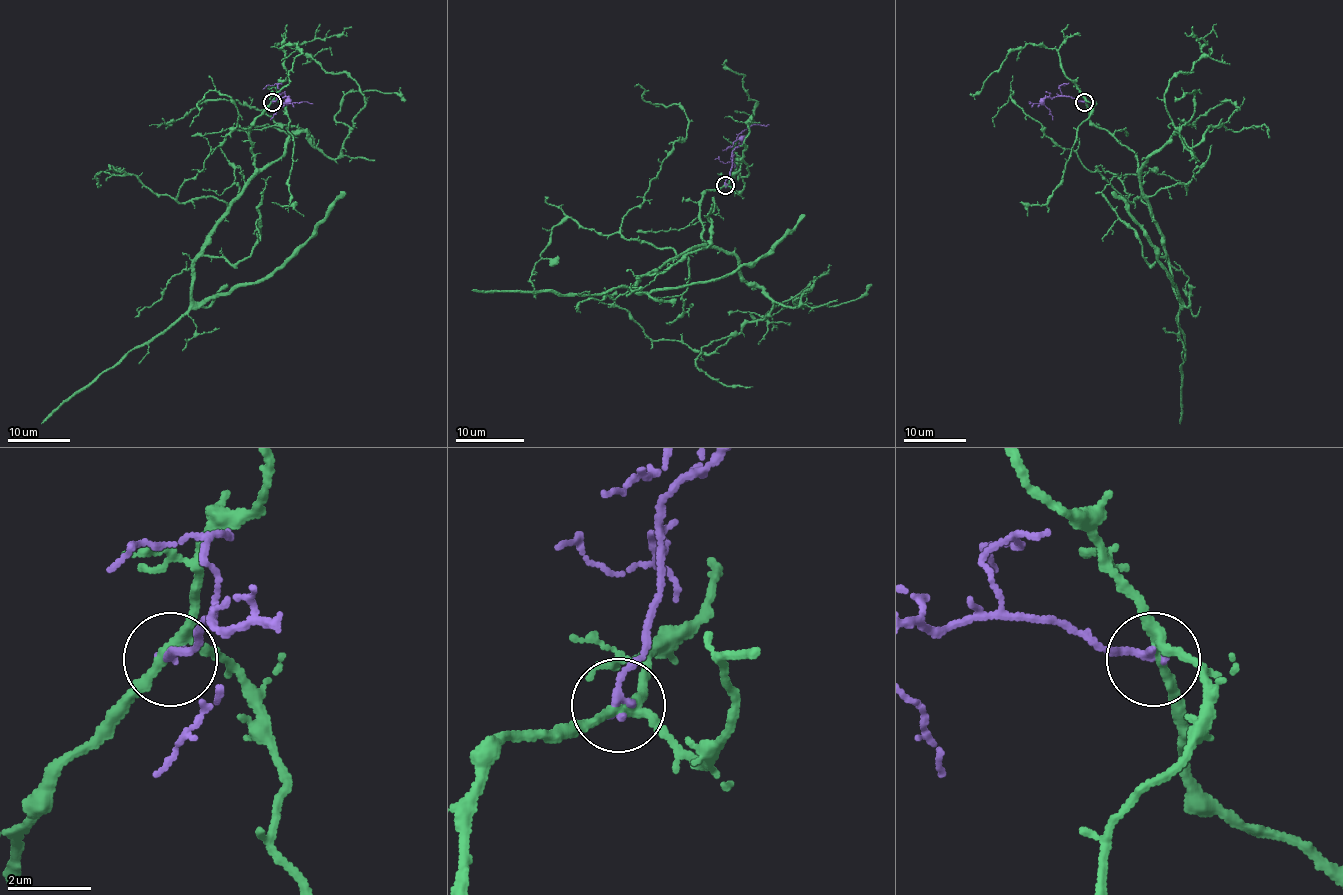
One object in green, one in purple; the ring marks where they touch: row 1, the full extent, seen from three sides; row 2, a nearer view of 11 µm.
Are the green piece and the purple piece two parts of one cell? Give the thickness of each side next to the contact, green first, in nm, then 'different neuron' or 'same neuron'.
200 nm thick on the green side, 190 nm on the other; different neuron

